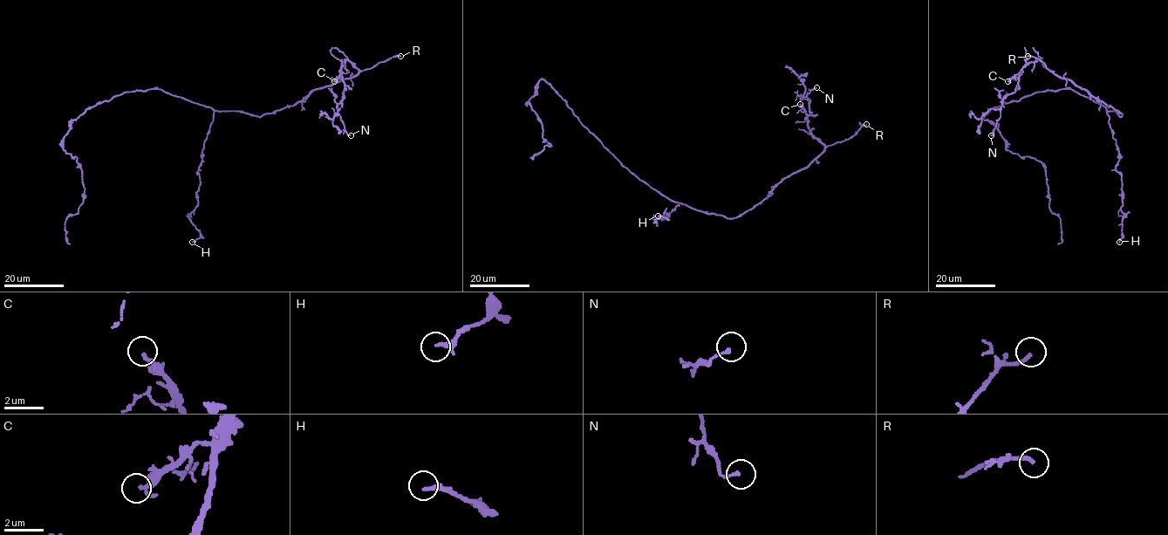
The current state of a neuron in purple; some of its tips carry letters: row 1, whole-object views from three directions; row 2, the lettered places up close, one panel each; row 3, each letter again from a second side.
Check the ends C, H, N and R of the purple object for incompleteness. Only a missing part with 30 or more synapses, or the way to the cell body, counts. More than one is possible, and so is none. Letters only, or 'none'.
R

